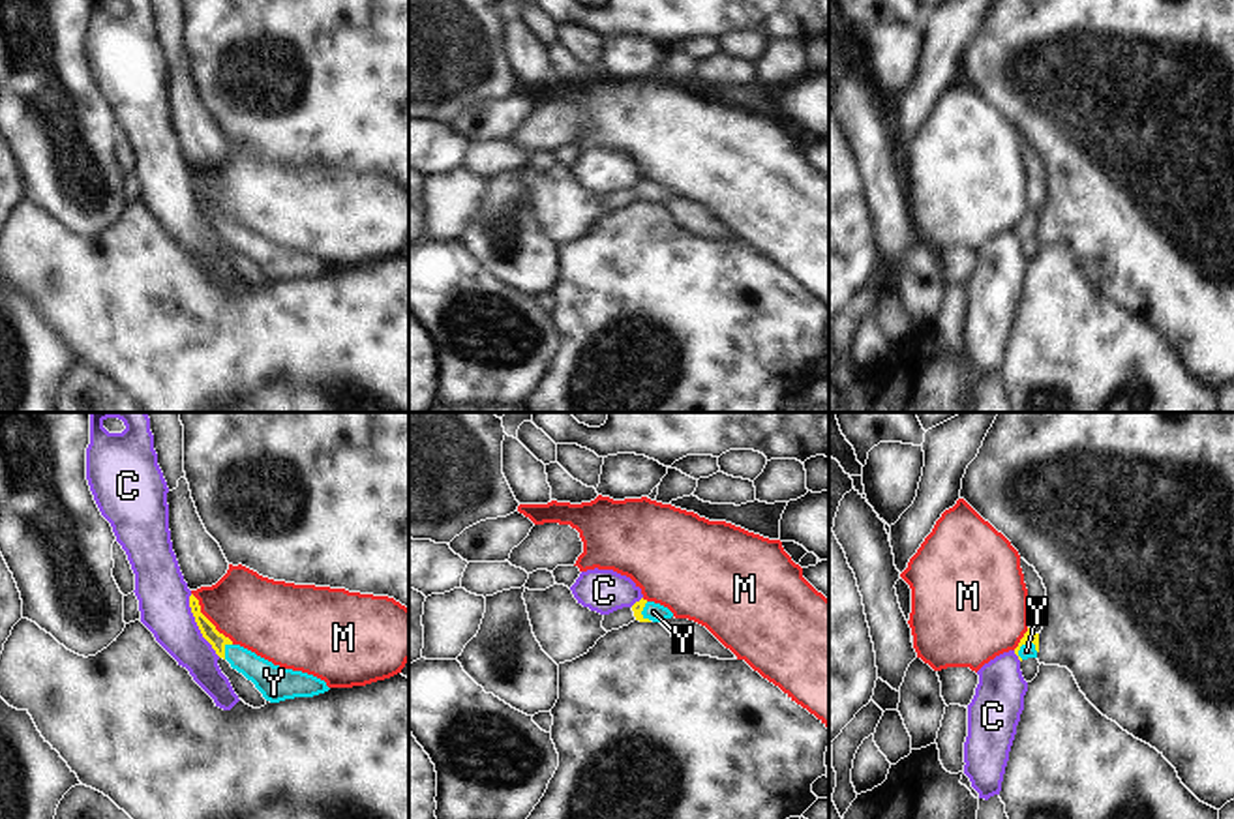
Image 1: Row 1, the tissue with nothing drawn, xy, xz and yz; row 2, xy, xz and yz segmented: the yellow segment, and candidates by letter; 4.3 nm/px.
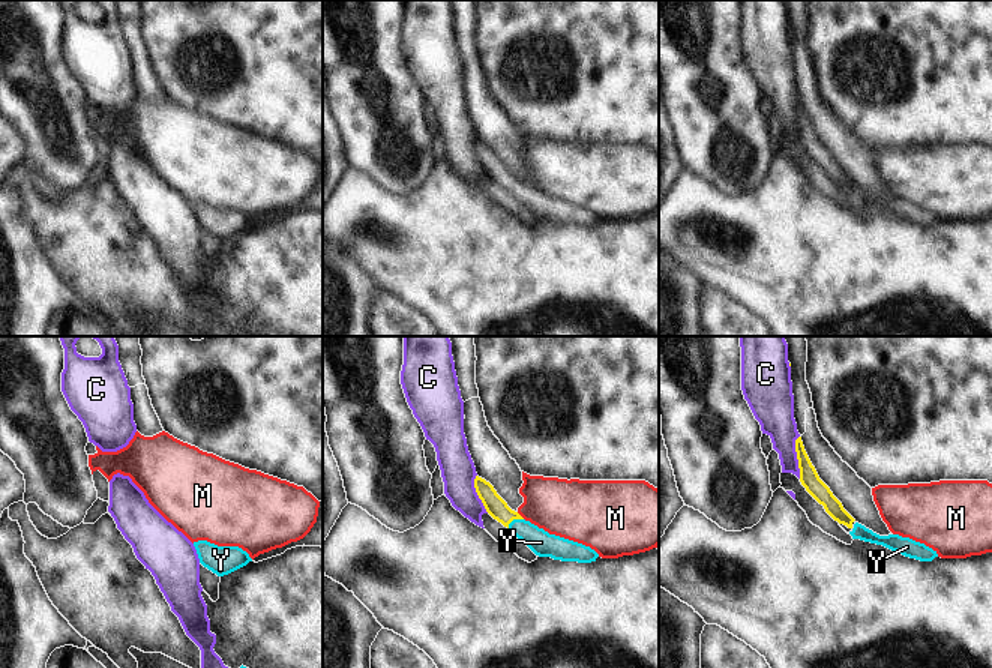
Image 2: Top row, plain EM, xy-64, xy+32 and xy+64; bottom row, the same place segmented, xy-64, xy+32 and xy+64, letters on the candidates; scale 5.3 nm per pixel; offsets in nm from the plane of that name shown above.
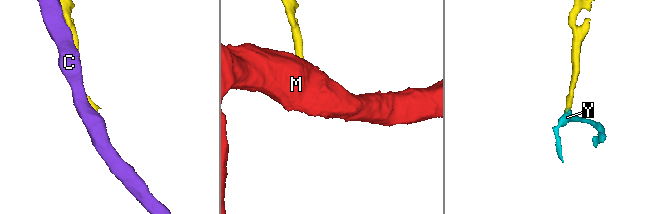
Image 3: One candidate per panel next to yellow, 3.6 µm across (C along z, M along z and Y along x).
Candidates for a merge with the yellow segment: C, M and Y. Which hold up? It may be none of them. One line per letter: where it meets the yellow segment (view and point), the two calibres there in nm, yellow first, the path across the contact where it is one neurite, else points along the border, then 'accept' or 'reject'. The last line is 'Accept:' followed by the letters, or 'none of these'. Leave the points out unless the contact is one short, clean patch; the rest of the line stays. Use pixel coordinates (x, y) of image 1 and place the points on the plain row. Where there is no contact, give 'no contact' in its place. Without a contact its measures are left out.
C: xy (197, 205) | 70/220 nm | reject
M: xy (207, 199) | 70/320 nm | along xy (192, 173), (199, 192), (233, 223) | reject
Y: yz (1026, 222) | 50/70 nm | across yz (1030, 216), (1026, 222), (1026, 231) | accept
Accept: Y

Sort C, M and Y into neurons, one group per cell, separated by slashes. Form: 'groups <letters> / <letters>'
groups C / M / Y

